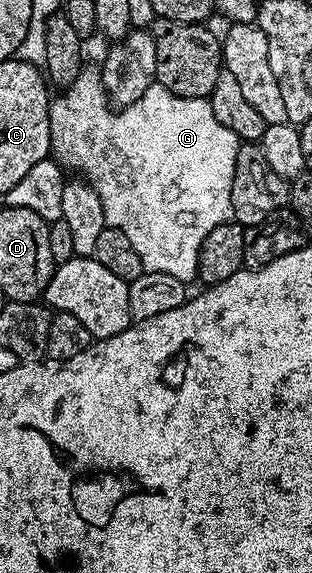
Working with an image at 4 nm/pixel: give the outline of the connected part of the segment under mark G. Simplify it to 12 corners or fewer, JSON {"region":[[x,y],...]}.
{"region":[[79,74],[50,155],[143,271],[194,281],[241,143],[152,82],[111,112]]}

